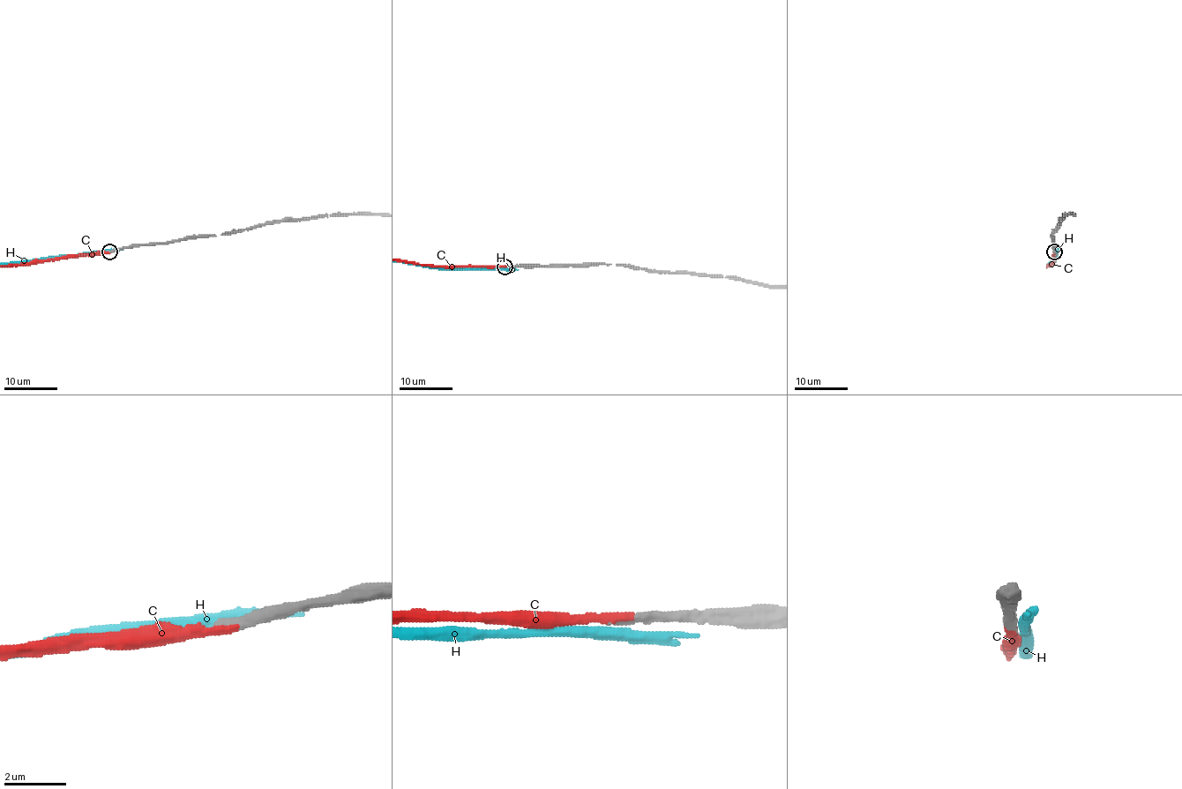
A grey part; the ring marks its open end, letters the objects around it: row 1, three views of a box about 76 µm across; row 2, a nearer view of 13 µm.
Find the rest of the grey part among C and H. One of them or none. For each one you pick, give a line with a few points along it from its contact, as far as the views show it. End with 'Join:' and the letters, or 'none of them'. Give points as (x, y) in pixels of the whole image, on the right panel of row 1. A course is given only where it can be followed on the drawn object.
Join: C

